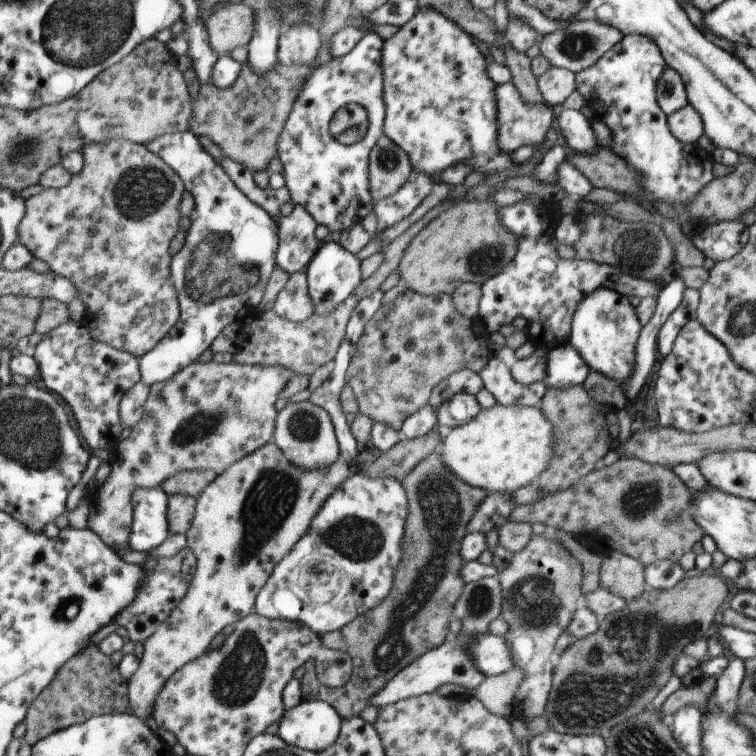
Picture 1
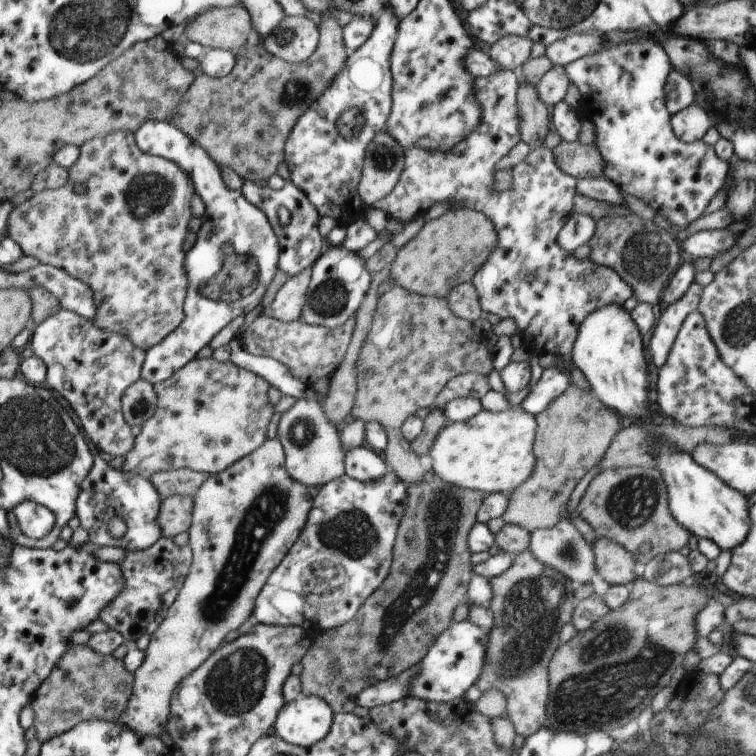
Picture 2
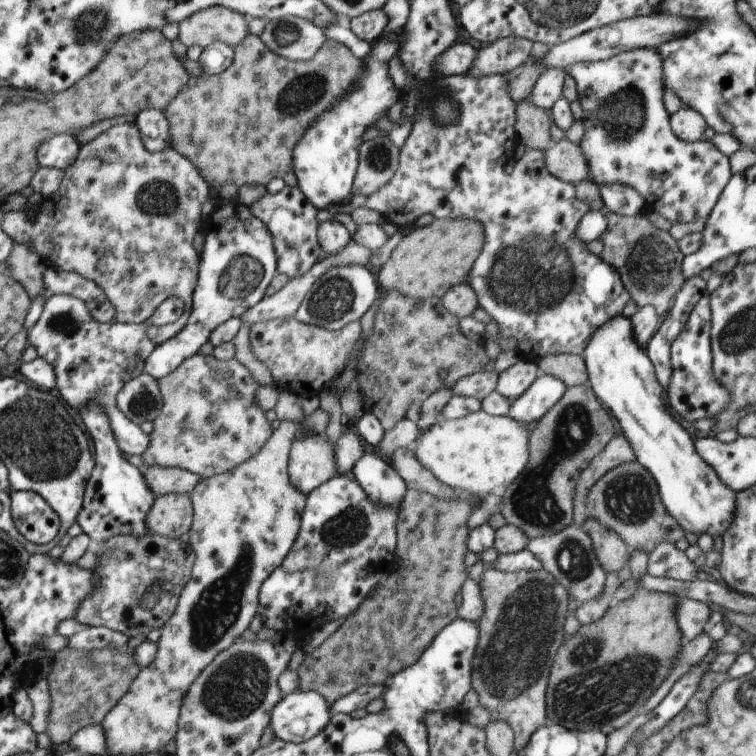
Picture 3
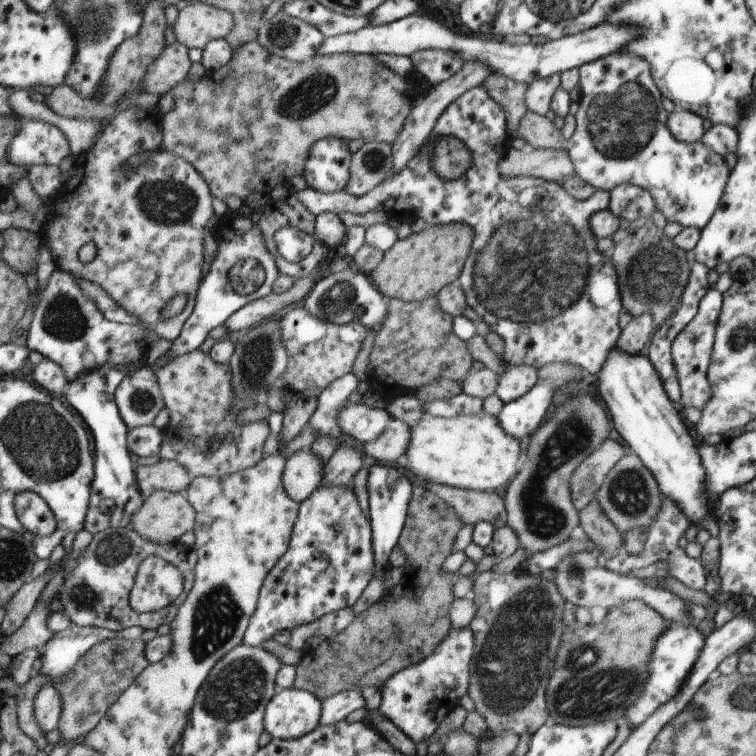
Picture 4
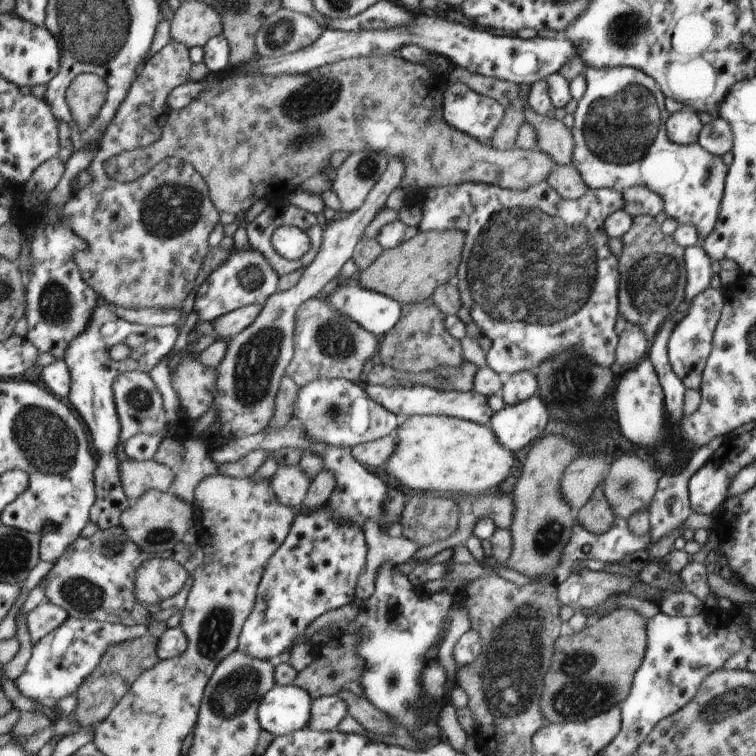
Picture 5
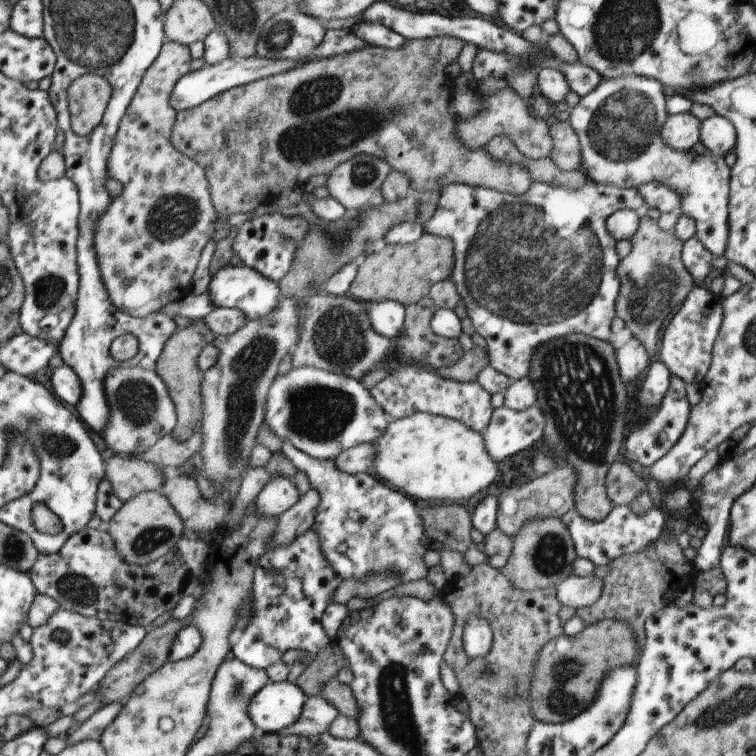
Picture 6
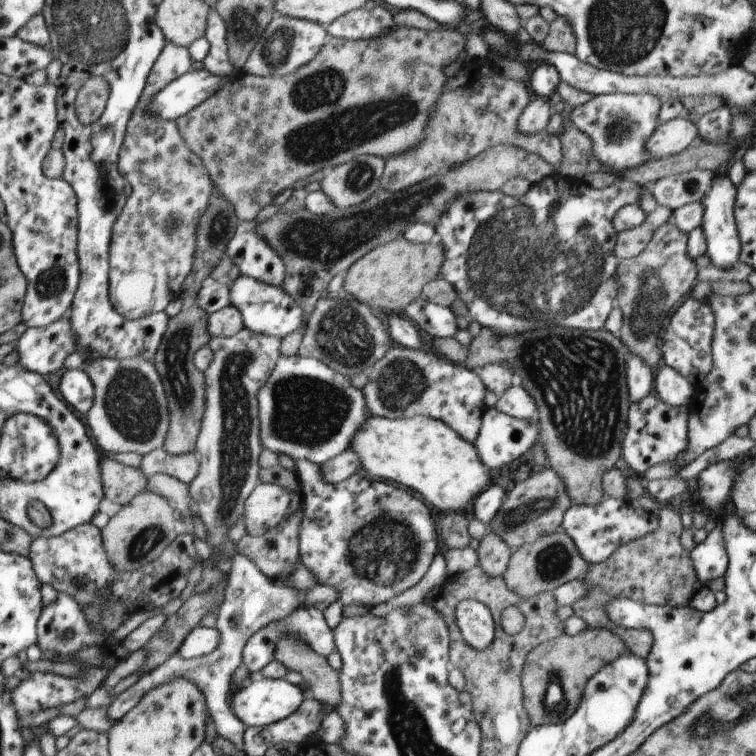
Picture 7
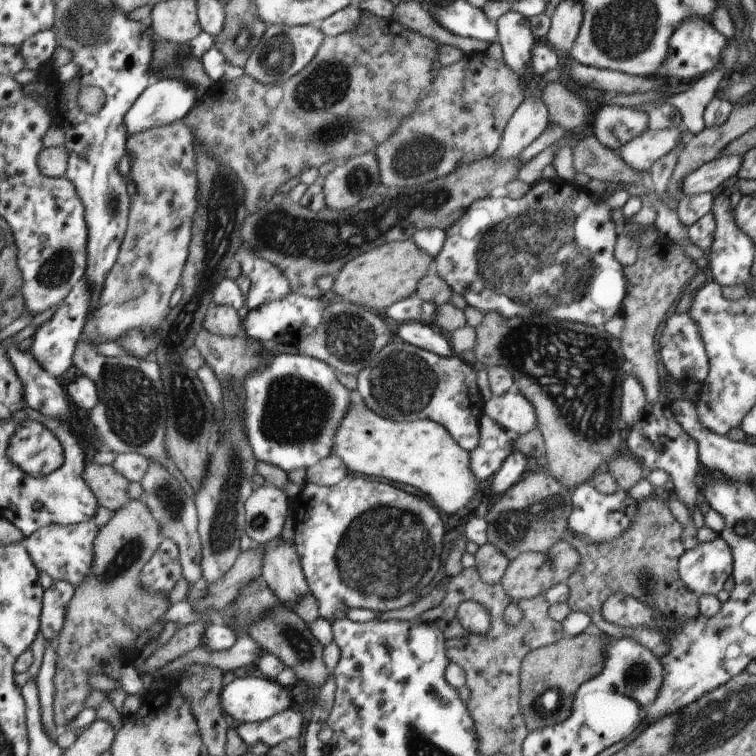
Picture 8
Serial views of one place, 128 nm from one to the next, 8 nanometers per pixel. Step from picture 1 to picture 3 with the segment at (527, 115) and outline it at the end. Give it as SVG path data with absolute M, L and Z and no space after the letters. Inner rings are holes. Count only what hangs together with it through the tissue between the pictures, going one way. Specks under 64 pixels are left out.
M396 55L390 60L389 75L399 92L403 92L404 90L406 90L406 92L418 90L418 94L424 96L424 98L418 100L416 116L413 118L414 123L412 132L410 132L408 140L404 142L404 146L401 148L398 170L396 170L396 174L392 176L392 180L390 180L386 186L382 186L378 192L374 192L374 194L370 194L370 196L351 195L342 202L342 206L333 209L333 211L350 213L355 208L370 208L372 210L377 210L382 217L386 218L387 222L392 223L392 216L390 216L392 209L397 207L399 202L408 202L408 194L412 194L412 190L392 190L392 184L396 182L396 178L410 178L410 180L416 184L414 190L418 190L416 196L412 194L412 198L414 198L414 200L412 200L412 206L414 206L414 212L416 212L416 214L418 214L418 212L420 212L421 215L432 214L436 219L466 217L470 218L470 220L478 220L478 222L484 226L484 248L482 248L480 256L476 258L476 262L474 262L474 266L472 266L472 270L470 270L470 274L468 274L467 283L472 287L472 290L476 292L480 307L486 311L486 314L488 314L492 320L496 320L496 324L498 324L498 328L500 328L498 336L502 338L516 338L519 343L519 353L523 358L533 362L538 362L539 359L548 355L564 354L564 352L568 352L569 355L574 356L582 355L584 348L588 346L588 342L590 342L590 338L592 338L592 334L594 334L604 322L608 322L608 320L612 320L614 316L622 314L622 310L624 310L626 304L628 304L628 300L630 300L631 296L628 290L626 290L617 270L598 255L590 253L590 250L586 248L587 243L576 238L576 224L580 222L580 218L590 211L591 208L586 202L580 202L580 199L575 194L575 185L570 182L564 182L563 180L560 180L560 178L556 178L556 176L552 176L549 170L546 170L546 166L544 166L544 153L542 150L525 148L519 153L521 145L515 127L516 104L514 103L514 100L512 100L510 92L508 92L506 73L490 74L490 76L482 76L482 78L474 78L472 74L466 73L464 75L452 75L449 77L438 78L434 84L422 84L422 80L418 80L416 76L412 76L412 74L404 68L402 60ZM430 88L432 88L434 92L438 90L438 94L448 92L448 98L454 100L454 102L458 104L458 112L460 112L460 116L458 116L458 120L456 120L454 124L440 124L440 122L438 122L438 118L434 116L434 104L436 104L436 100L440 100L440 98L432 98L432 96L428 94ZM509 163L513 163L514 168L510 174L506 174L504 168L506 168L506 165Z

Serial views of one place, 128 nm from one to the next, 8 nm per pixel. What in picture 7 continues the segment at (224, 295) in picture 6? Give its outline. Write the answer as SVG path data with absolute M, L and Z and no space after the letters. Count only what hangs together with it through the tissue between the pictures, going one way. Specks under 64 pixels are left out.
M241 275L234 282L229 282L228 296L230 305L240 311L243 318L243 326L256 332L256 334L268 334L283 338L296 332L300 324L304 322L302 308L286 294L285 287L270 286L260 282L258 278Z

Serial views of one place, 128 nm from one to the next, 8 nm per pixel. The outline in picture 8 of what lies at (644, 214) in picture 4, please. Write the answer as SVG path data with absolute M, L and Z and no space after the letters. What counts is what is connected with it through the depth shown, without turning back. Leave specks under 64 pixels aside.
M722 155L702 164L682 180L682 195L715 194L737 177L740 166L742 166L742 156L736 155Z

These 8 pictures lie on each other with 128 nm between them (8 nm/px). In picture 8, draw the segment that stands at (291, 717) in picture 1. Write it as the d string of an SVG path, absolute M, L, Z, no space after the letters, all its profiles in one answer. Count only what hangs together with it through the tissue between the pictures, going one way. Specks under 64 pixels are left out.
M258 676L229 677L221 692L221 708L225 715L233 718L235 725L264 722L294 707L293 690L294 688L283 686L277 681Z

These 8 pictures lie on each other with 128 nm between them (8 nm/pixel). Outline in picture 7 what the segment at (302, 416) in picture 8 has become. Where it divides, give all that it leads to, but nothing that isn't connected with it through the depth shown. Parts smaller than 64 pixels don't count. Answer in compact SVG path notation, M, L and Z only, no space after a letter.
M282 356L270 374L266 384L256 394L259 404L260 442L263 448L277 454L286 454L292 460L308 460L323 465L352 444L358 428L369 417L364 392L355 388L350 379L326 366L316 358Z

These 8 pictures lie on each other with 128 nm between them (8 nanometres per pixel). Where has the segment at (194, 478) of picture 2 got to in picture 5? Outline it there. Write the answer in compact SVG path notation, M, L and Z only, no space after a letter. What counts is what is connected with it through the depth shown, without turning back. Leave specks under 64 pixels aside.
M122 456L120 461L120 479L131 502L149 490L171 490L175 474L170 466L164 466L154 459L137 461Z

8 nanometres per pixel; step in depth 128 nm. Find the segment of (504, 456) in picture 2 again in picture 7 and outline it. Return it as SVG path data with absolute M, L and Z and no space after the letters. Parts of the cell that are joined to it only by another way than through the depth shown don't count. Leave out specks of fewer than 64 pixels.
M369 414L366 422L358 428L356 436L352 438L349 448L358 454L363 473L380 478L381 481L388 480L388 482L414 490L416 494L422 496L422 500L426 504L436 506L441 513L463 511L464 507L470 504L470 500L474 500L479 494L482 494L493 479L490 476L490 470L484 466L484 462L478 456L475 442L466 442L448 424L428 416L391 419Z

